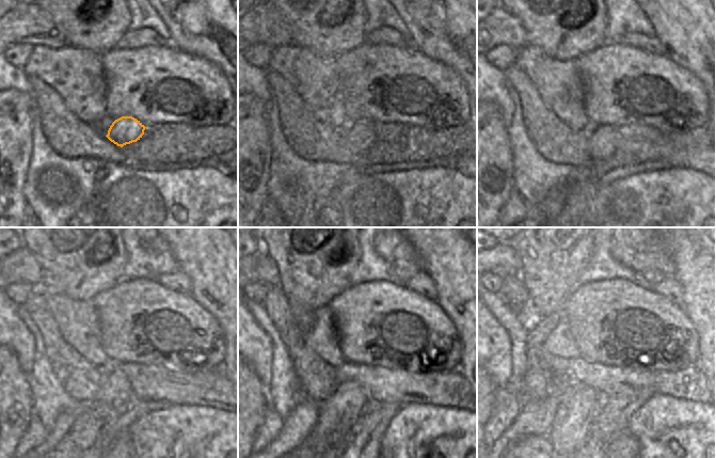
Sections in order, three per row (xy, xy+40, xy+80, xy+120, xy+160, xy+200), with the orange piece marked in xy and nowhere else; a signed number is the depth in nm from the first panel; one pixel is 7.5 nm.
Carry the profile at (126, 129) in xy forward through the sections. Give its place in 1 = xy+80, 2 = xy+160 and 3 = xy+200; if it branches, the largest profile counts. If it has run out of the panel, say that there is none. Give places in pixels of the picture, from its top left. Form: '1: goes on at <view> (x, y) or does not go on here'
1: goes on at xy+80 (601, 138)
2: goes on at xy+160 (338, 412)
3: goes on at xy+200 (579, 406)

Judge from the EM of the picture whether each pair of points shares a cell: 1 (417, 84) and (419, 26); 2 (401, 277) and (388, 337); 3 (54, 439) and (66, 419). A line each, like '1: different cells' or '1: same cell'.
1: different cells
2: different cells
3: same cell

